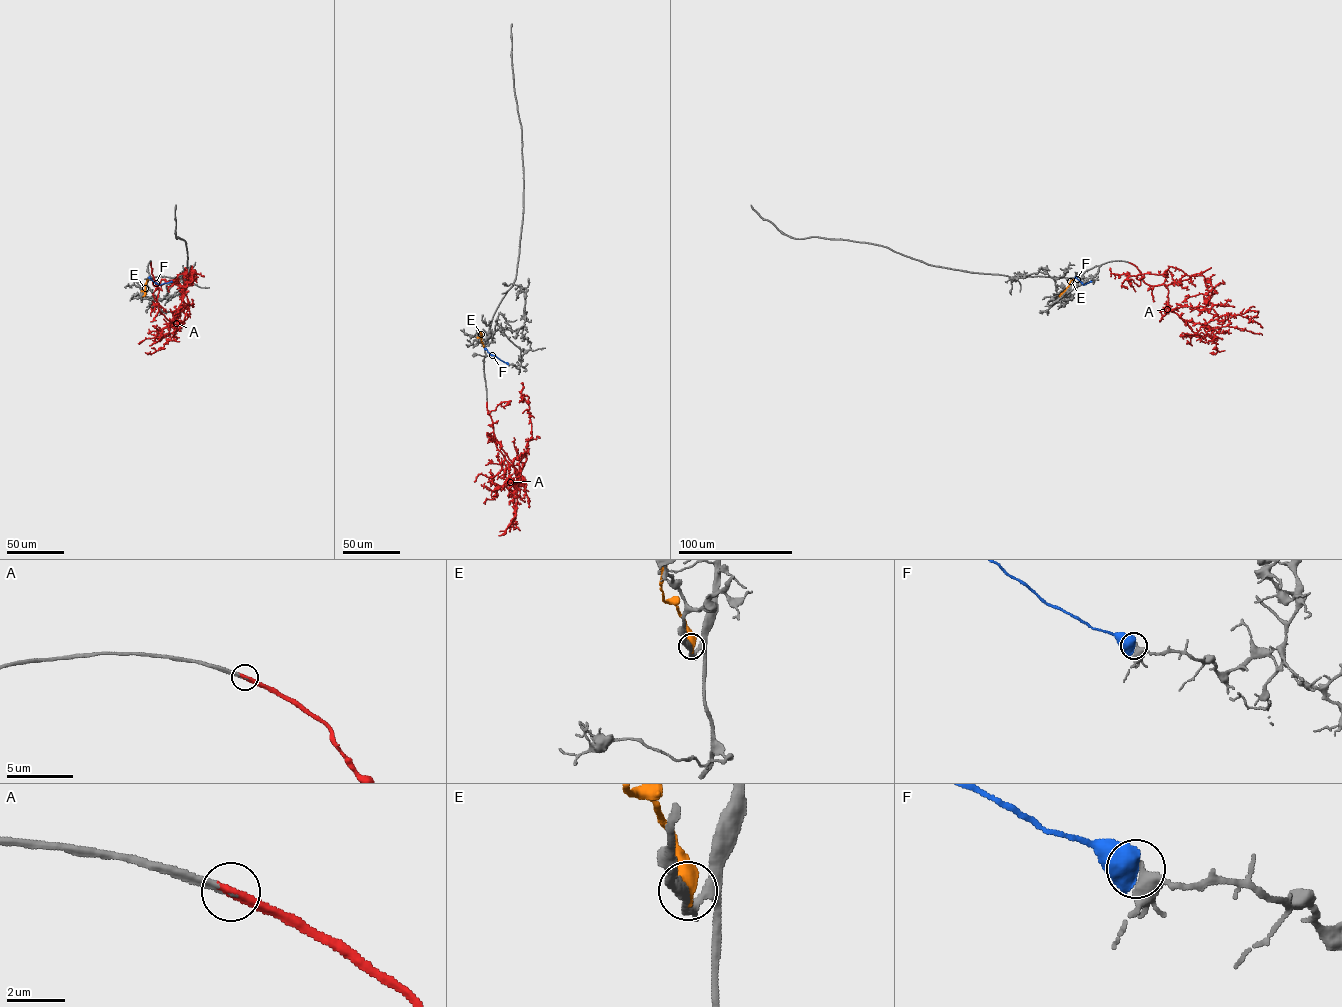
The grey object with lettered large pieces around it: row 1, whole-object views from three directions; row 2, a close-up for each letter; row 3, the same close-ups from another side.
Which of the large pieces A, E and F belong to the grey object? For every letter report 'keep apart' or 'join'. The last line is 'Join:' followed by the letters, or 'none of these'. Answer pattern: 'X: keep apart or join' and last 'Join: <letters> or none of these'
A: join
E: keep apart
F: keep apart
Join: A

